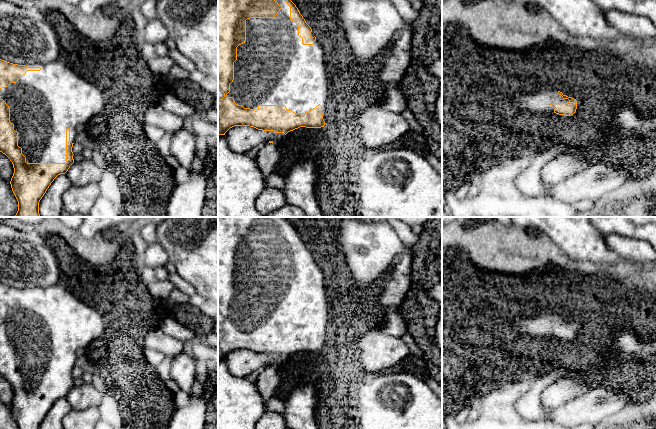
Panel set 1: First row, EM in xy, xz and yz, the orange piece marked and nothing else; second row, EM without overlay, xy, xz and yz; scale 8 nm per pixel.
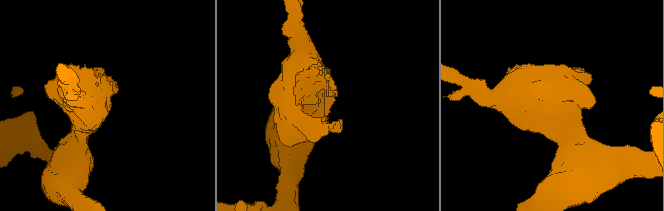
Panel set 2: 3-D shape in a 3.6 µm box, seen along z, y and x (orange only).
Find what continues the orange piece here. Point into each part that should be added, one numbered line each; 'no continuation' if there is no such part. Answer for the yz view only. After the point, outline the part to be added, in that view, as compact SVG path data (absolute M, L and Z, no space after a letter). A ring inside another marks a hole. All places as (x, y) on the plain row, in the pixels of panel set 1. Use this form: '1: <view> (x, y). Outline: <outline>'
1: yz (539, 326). Outline: M555 311L537 315L535 317L524 317L513 319L509 322L511 328L515 329L521 335L531 337L554 337L551 327L567 327L568 323L563 323L558 318Z

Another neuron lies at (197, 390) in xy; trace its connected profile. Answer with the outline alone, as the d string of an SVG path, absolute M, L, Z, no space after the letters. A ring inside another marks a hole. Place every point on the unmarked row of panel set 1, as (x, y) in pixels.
M195 379L190 391L190 395L202 396L202 394L203 394L203 386Z

